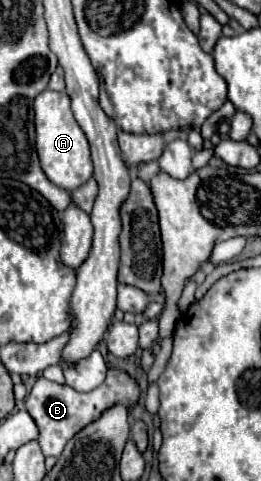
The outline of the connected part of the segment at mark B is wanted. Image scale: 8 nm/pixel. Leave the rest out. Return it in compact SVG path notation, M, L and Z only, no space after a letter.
M109 363L107 379L103 385L89 393L81 393L71 389L69 385L59 385L55 381L49 381L45 377L37 377L31 393L25 399L25 409L33 417L33 421L39 425L39 445L43 449L45 457L59 457L65 443L79 433L79 429L87 427L95 417L101 417L103 411L107 411L111 405L125 405L127 409L135 407L139 401L139 385L137 381L123 369L117 369Z

